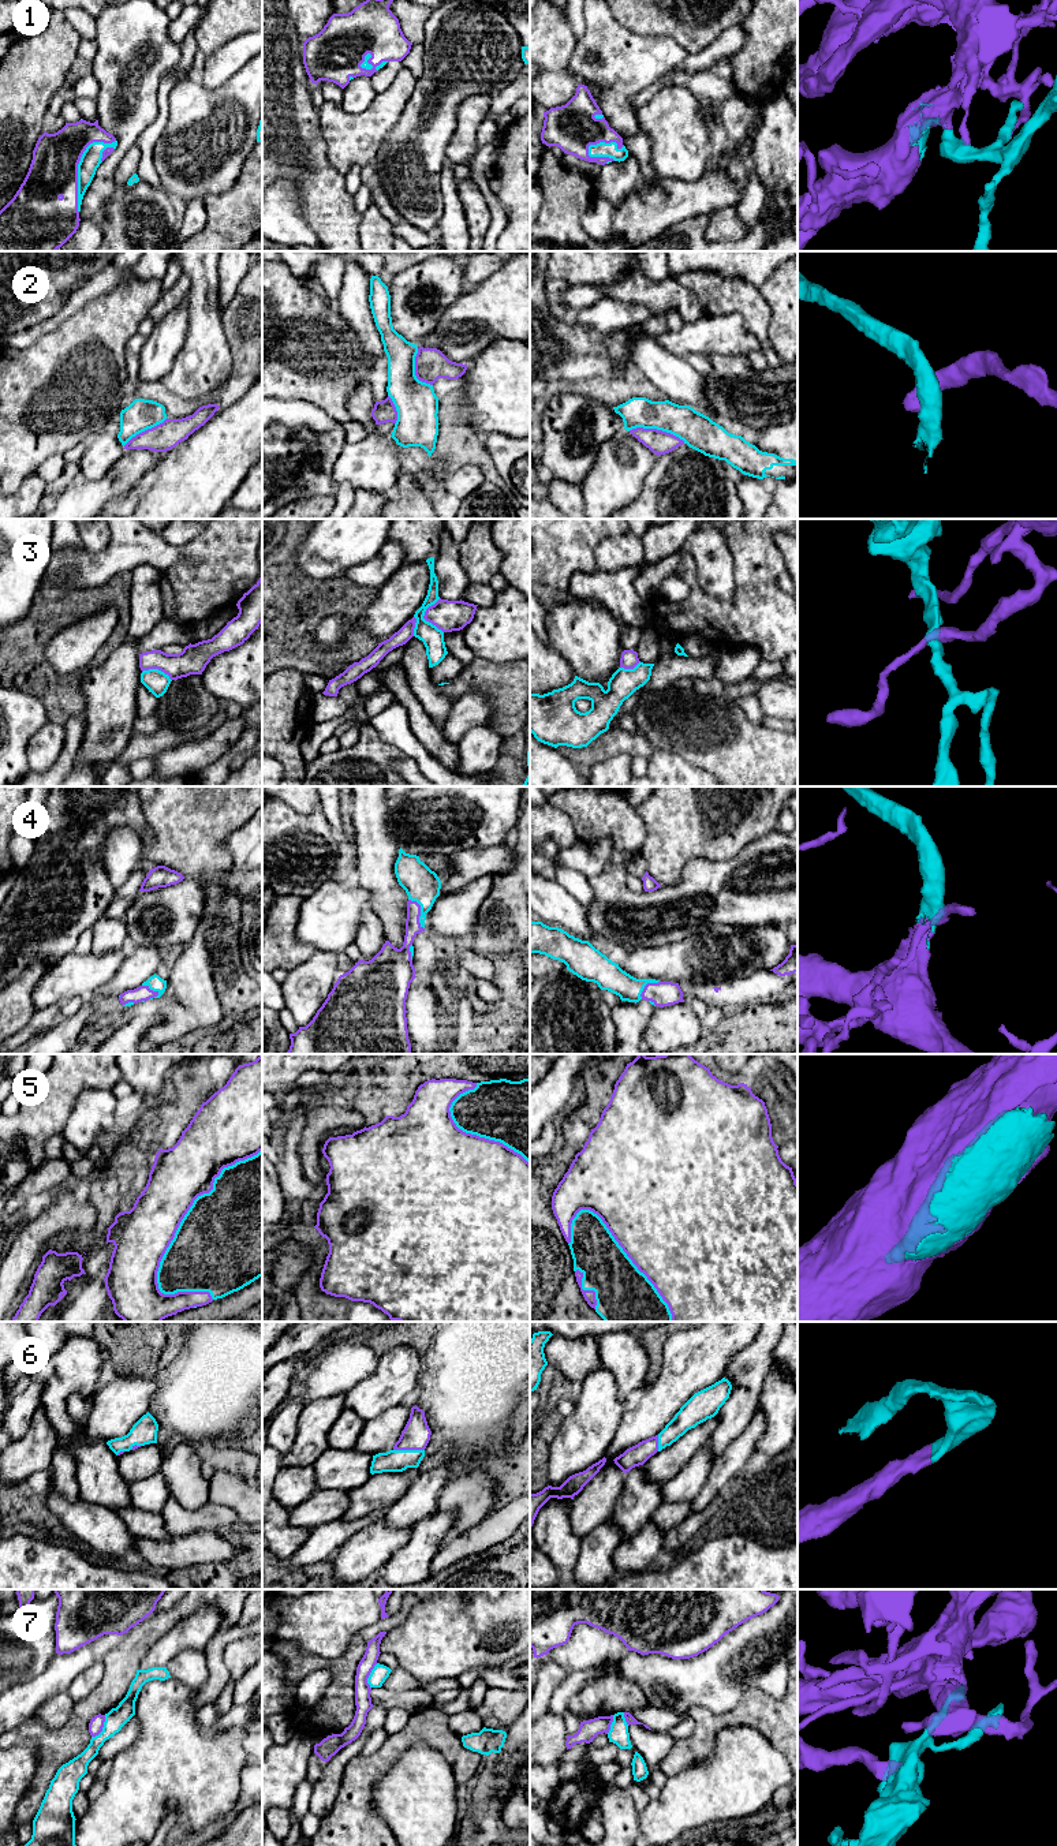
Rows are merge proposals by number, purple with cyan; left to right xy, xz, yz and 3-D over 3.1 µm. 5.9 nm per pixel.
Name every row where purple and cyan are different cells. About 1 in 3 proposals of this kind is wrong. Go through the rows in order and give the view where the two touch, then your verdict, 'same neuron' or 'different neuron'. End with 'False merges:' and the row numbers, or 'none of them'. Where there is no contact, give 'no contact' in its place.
1: contact in xy; same neuron
2: contact in yz; different neuron
3: contact in xz; different neuron
4: contact in xz; same neuron
5: contact in xy; different neuron
6: contact in xz; same neuron
7: contact in xy; different neuron
False merges: 2, 3, 5, 7

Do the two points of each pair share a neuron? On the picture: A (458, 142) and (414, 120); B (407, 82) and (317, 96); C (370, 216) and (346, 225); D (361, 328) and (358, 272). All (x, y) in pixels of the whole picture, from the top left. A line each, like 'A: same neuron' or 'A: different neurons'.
A: different neurons
B: different neurons
C: different neurons
D: same neuron

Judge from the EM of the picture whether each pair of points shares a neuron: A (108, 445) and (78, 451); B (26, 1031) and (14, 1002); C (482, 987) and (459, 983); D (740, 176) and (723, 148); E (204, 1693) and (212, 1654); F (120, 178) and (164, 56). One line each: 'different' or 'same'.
A: different
B: different
C: different
D: same
E: same
F: different

